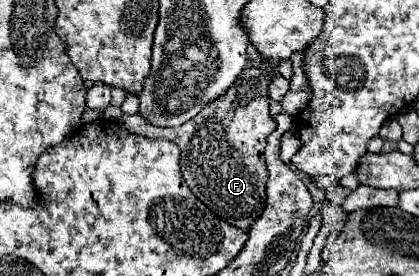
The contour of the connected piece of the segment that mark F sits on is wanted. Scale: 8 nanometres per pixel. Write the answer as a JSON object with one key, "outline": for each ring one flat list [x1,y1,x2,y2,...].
{"outline":[[244,68,238,80,228,88,220,100,204,106,198,116,176,128,158,128,142,120,140,114,120,118,128,132,148,138,164,138,182,148,180,170,188,188,204,202,216,216,228,224,248,230,260,216,266,202,268,170,264,162,264,148,268,136,276,130,276,122,268,108,268,74,258,68]]}

